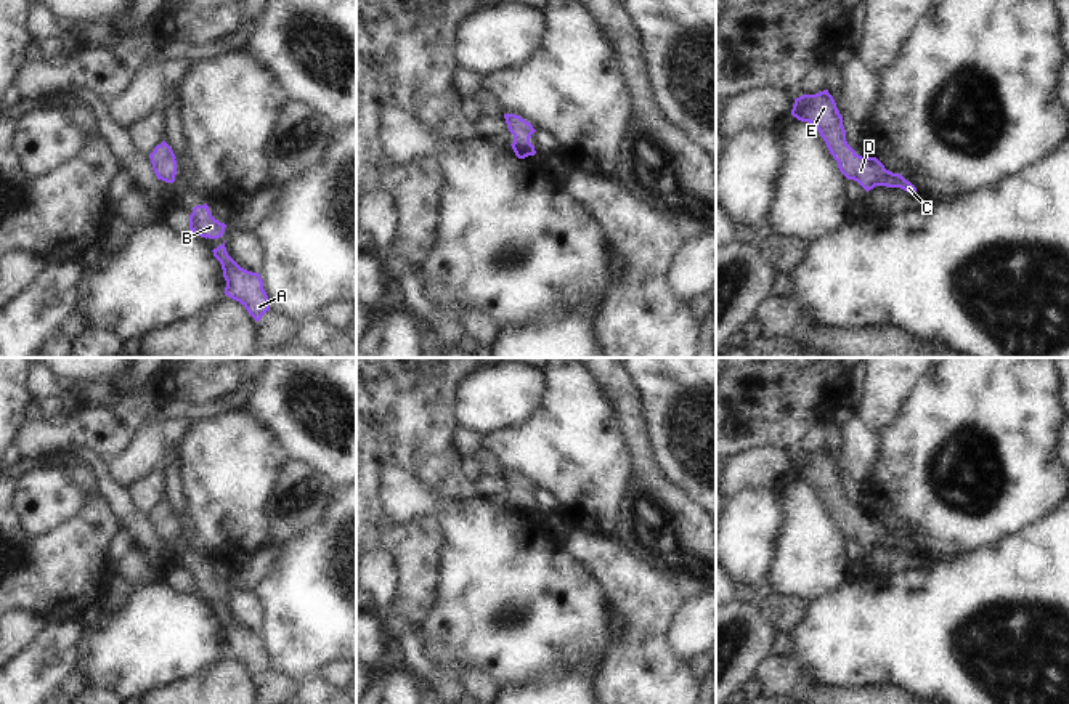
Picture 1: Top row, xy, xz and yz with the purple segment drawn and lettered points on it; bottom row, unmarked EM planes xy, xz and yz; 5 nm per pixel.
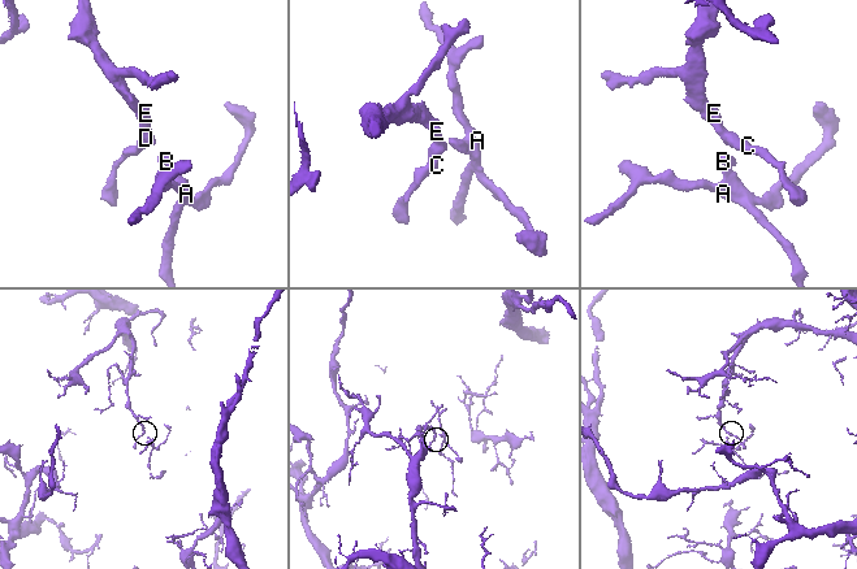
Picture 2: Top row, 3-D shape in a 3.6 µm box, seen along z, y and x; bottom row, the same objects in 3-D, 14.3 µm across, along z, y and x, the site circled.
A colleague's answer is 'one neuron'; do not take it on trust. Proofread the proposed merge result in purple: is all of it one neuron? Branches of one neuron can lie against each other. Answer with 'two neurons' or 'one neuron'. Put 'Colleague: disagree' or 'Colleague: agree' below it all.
one neuron
Colleague: agree

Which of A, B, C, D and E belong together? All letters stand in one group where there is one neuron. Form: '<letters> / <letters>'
A B C D E

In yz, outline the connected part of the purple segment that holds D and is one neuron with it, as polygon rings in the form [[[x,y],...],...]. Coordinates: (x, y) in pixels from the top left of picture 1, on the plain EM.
[[[828,449],[803,454],[795,459],[791,475],[812,483],[823,497],[830,513],[838,521],[839,531],[857,540],[867,552],[875,545],[900,547],[917,555],[917,547],[902,534],[892,532],[876,516],[859,515],[846,500],[843,476]]]

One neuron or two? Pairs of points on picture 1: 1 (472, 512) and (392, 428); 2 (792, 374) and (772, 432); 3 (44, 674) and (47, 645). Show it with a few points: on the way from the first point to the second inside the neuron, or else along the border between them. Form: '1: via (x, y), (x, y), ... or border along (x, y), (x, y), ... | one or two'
1: border along (426, 486), (445, 499), (471, 499), (475, 496) | two
2: via (792, 388), (772, 409), (772, 417) | one
3: via (44, 667), (47, 651) | one

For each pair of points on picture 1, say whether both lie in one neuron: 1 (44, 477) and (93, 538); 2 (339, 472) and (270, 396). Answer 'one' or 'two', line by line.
1: two
2: one

